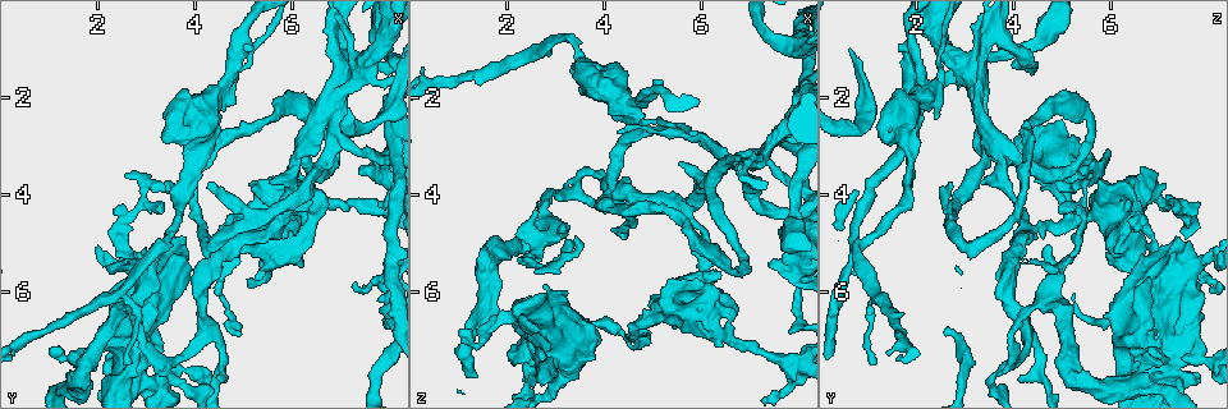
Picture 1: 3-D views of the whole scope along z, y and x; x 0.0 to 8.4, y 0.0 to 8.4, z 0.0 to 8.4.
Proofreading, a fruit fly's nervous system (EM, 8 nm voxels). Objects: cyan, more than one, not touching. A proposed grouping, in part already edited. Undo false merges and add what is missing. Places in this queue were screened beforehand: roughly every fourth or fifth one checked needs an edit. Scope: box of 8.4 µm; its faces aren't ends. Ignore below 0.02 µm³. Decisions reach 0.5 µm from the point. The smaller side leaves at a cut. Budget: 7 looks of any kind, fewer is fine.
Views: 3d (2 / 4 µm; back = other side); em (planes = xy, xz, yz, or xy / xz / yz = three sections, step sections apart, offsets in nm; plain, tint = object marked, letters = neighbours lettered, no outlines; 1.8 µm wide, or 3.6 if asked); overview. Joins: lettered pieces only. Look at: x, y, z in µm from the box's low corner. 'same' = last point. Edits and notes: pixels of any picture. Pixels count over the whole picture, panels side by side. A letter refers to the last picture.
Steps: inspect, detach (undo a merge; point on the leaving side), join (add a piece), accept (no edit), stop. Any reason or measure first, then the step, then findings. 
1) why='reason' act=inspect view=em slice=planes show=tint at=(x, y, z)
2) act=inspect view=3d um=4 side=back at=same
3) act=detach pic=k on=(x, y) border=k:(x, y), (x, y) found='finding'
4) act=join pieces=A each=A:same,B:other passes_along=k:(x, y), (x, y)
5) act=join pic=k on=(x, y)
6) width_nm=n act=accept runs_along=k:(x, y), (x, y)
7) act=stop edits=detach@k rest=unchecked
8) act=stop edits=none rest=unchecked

why='three-way junction' act=inspect view=em slice=xz step=8 show=tint at=(7.60, 1.50, 2.85)

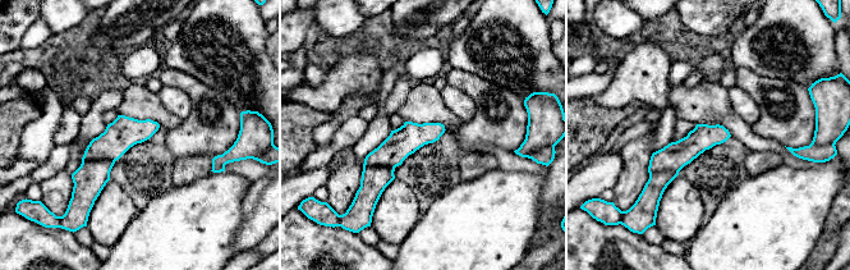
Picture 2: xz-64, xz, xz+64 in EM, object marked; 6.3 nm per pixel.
why='cut it another way' act=inspect view=em slice=planes show=letters at=same

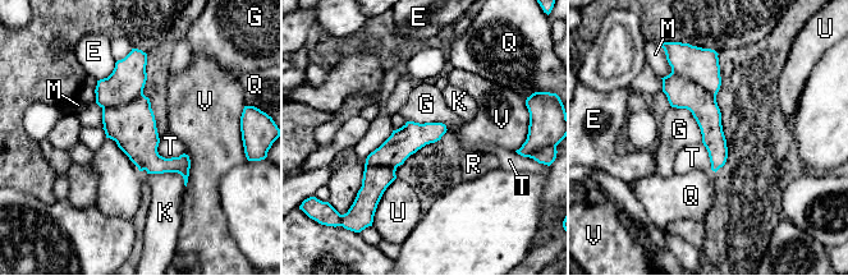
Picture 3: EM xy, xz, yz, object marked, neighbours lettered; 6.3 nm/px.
width_nm=170 act=accept each=E:other,G:other,K:other,M:other,Q:other,R:other,T:other,U:other,V:other runs_along=3:(443, 128), (412, 136), (366, 182) found='continuous, no second neuron'

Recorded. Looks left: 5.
why='abrupt turn' act=inspect view=3d um=2 at=(6.80, 3.00, 3.45)

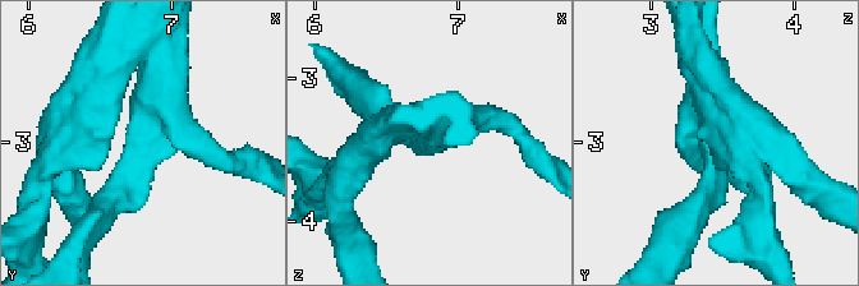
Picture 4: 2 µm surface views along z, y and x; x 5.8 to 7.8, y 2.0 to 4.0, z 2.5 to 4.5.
arm_widths_nm=180,200 act=inspect view=em slice=planes show=letters at=(6.80, 3.00, 3.44)

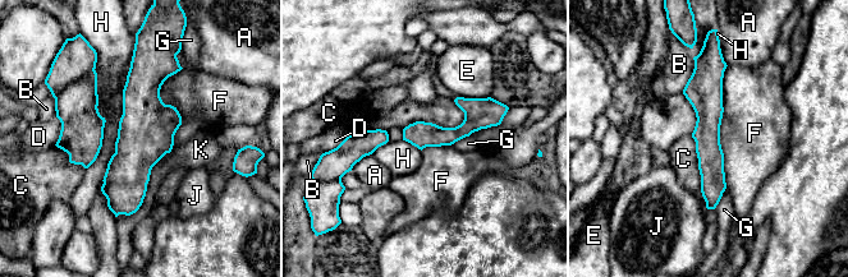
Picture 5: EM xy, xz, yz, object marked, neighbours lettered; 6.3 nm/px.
width_nm=170 act=accept each=A:other,B:other,C:other,D:other,E:other,F:other,G:other,H:other,J:other,K:other border=5:(728, 65), (720, 125), (725, 188) found='all the same neuron'

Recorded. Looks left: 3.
why='branch point' act=inspect view=em um=3.6 slice=planes show=letters at=(3.85, 2.30, 1.65)

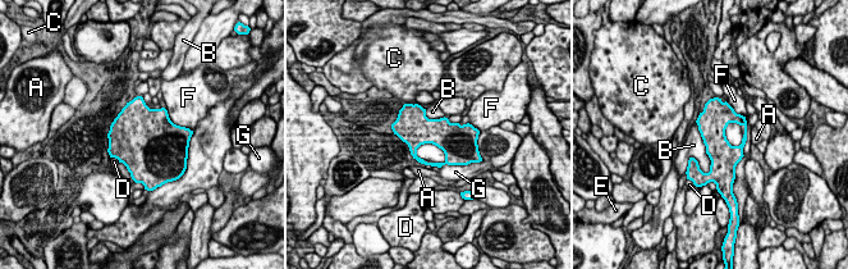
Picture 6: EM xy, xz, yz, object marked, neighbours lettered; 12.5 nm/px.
width_nm=380 act=accept each=A:other,B:other,C:other,D:other,E:other,F:other,G:other found='one neuron here'

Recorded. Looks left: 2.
act=stop edits=none rest=unchecked

